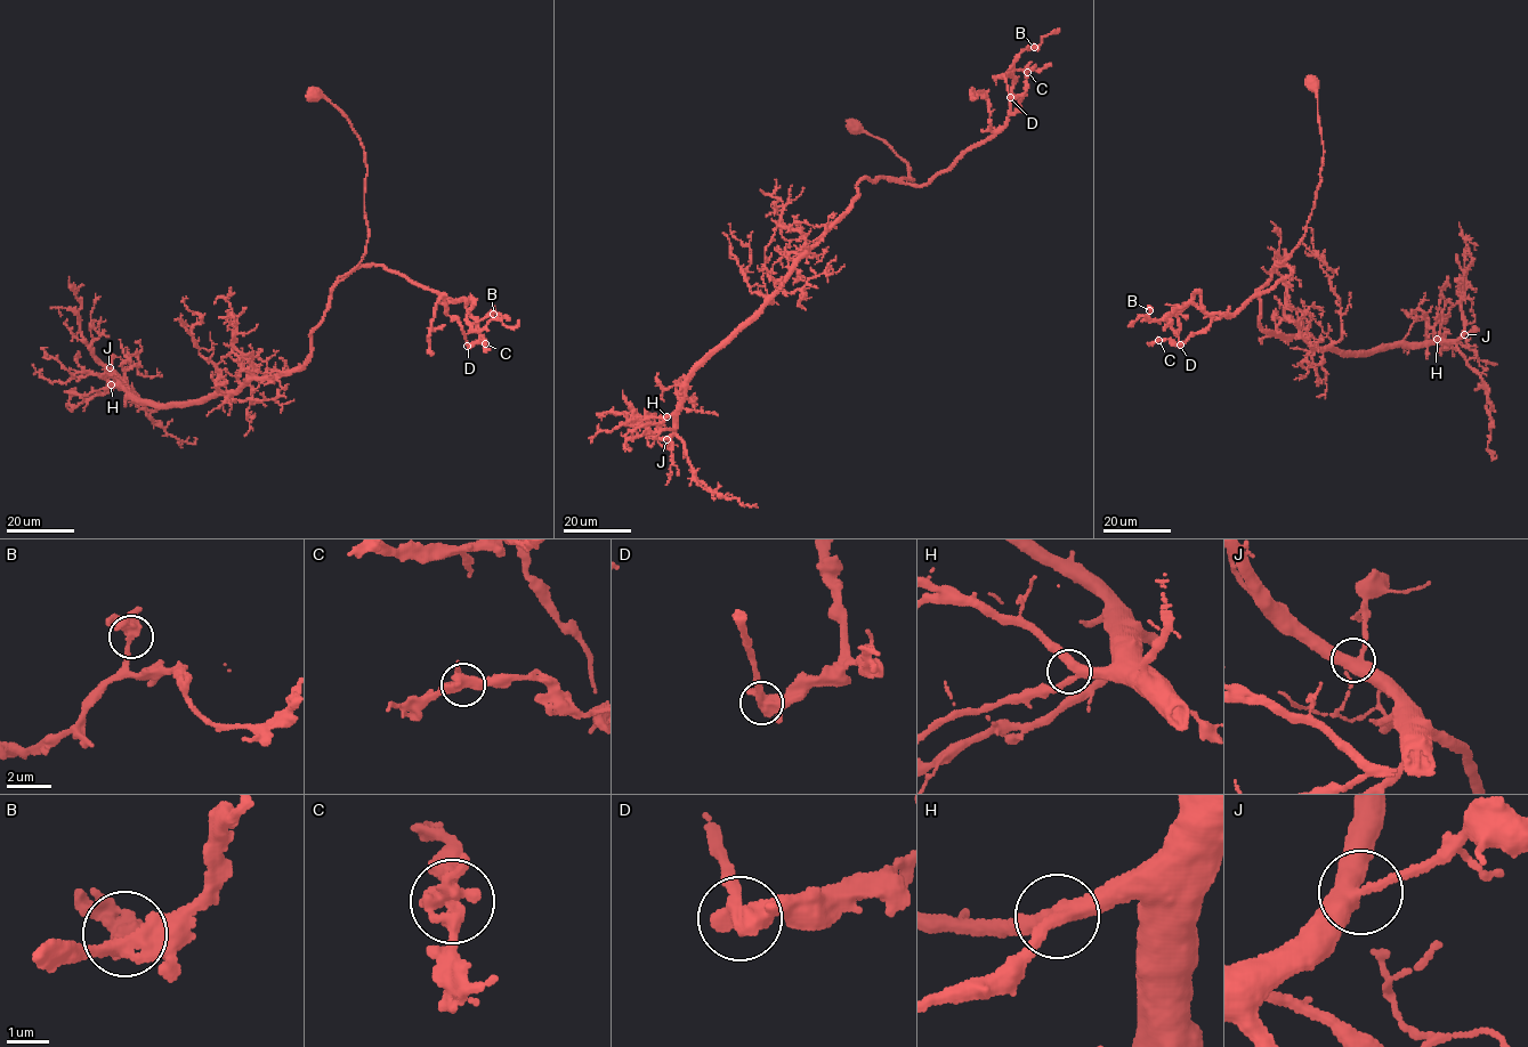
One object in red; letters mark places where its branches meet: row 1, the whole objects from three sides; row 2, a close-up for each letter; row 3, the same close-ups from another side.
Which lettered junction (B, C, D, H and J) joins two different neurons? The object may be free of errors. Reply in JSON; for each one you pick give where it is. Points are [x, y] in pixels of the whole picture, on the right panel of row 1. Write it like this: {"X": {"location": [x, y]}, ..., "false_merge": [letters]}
{"false_merge": []}

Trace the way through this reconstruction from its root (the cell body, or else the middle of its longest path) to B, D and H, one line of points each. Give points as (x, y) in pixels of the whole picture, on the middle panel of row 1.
B: (853, 127), (907, 163), (913, 180), (902, 181), (923, 186), (1000, 130), (1015, 81), (1009, 70), (1034, 47)
D: (853, 127), (881, 139), (907, 163), (913, 180), (902, 181), (923, 186), (1000, 130), (1023, 96), (1010, 97)
H: (853, 127), (887, 143), (913, 181), (860, 180), (858, 199), (700, 365), (667, 416)

